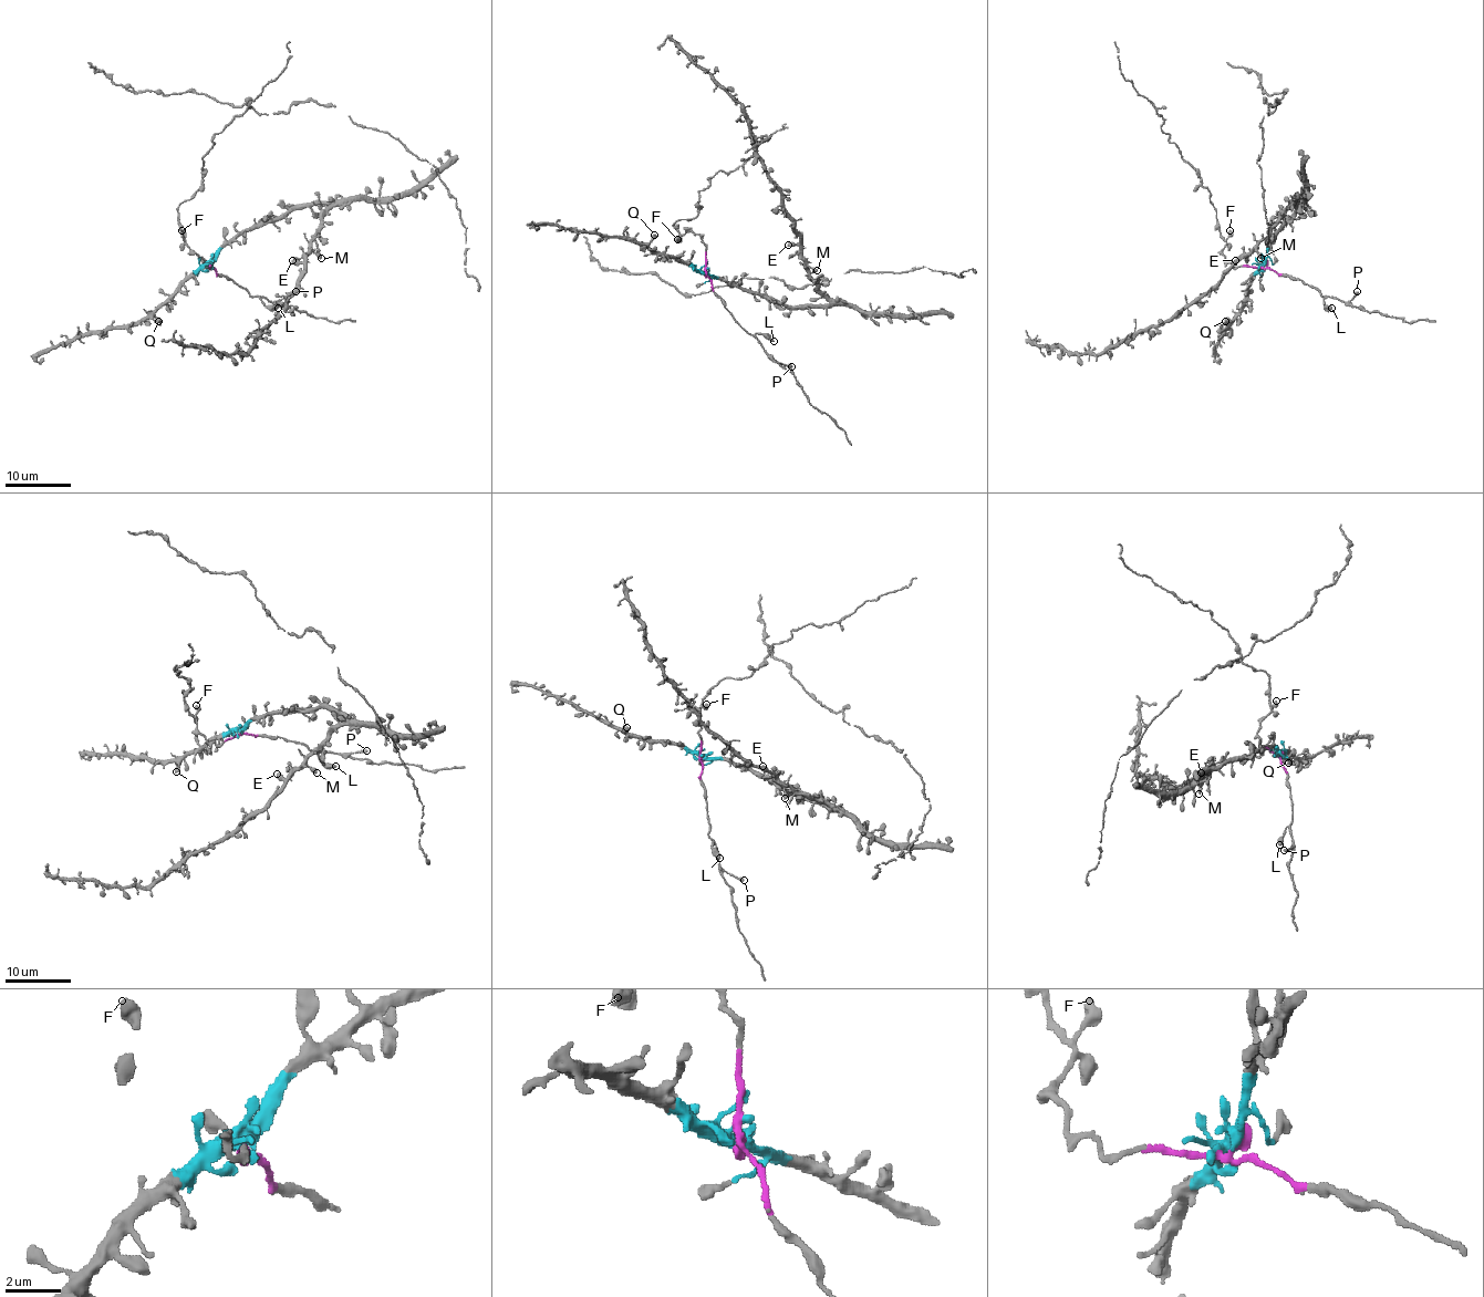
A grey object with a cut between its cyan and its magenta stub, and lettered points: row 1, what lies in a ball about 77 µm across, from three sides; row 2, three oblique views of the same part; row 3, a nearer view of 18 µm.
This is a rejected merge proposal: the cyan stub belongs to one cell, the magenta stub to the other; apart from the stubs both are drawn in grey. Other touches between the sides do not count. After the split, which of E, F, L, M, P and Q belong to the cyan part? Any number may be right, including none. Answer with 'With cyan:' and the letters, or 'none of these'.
With cyan: E, M, Q

